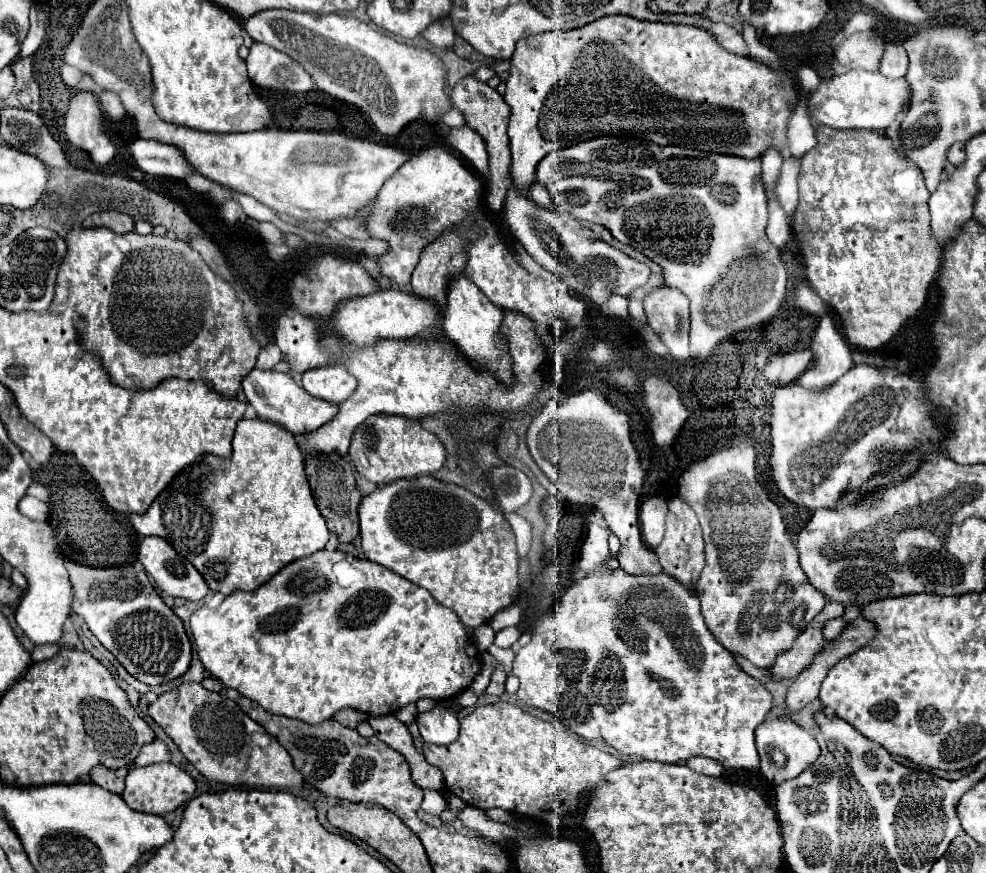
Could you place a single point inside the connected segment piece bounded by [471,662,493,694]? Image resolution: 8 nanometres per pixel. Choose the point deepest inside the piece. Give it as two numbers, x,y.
481,680

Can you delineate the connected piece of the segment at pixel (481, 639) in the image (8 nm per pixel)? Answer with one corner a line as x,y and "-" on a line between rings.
489,624
479,626
479,628
473,630
473,644
475,644
481,652
485,652
485,650
493,644
493,640
495,640
495,630
493,630

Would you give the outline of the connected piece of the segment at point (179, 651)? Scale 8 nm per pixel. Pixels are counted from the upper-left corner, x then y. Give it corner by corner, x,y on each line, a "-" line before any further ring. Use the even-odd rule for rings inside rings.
65,560
65,568
71,580
73,602
71,610
85,620
93,636
119,660
119,664
143,684
155,686
179,678
187,664
191,662
191,644
183,630
181,620
173,614
173,610
161,600
155,592
153,584
149,582
145,570
137,570
135,566
113,566
113,568
95,568

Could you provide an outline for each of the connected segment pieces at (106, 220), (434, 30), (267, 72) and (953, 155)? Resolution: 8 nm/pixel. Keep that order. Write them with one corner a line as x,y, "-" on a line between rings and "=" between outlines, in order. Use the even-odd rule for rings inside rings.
105,210
105,212
97,212
97,214
91,214
89,218
85,218
83,226
85,228
107,226
107,228
115,230
117,234
125,234
125,232
133,230
135,222
129,214
123,214
123,212
117,212
117,210
=
443,18
441,22
433,24
431,28
427,28
423,32
423,36
437,48
443,48
443,50
451,50
453,44
455,44
455,32
453,32
453,26
451,26
451,20
449,18
=
253,42
247,56
247,70
253,84
273,90
289,90
289,92
309,92
315,88
315,80
299,68
299,64
261,42
=
955,144
951,150
949,150
949,162
953,164
953,166
959,166
959,164
963,164
967,160
967,156
965,156
965,144

